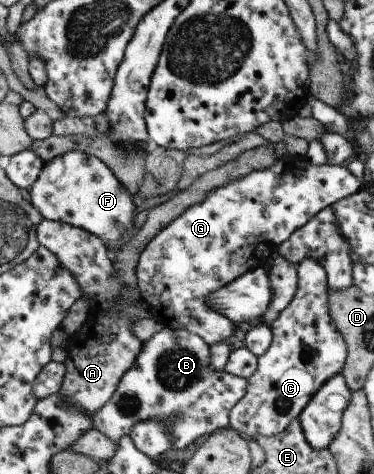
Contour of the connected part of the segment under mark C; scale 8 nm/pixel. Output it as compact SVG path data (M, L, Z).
M311 259L298 260L298 281L291 303L268 326L272 332L269 350L258 359L257 371L248 379L245 396L231 409L229 424L241 436L275 436L285 432L311 397L333 375L342 373L347 347L329 314L329 288L325 267Z

